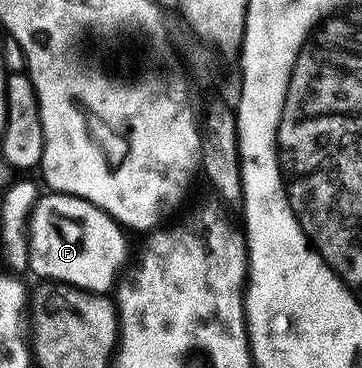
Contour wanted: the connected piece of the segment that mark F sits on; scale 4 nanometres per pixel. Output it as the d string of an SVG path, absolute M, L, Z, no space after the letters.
M46 192L38 199L34 211L30 213L30 268L29 273L39 274L39 279L63 282L65 286L75 286L90 290L93 294L106 294L116 286L114 277L126 262L126 238L123 227L110 215L105 214L96 204L71 194Z

